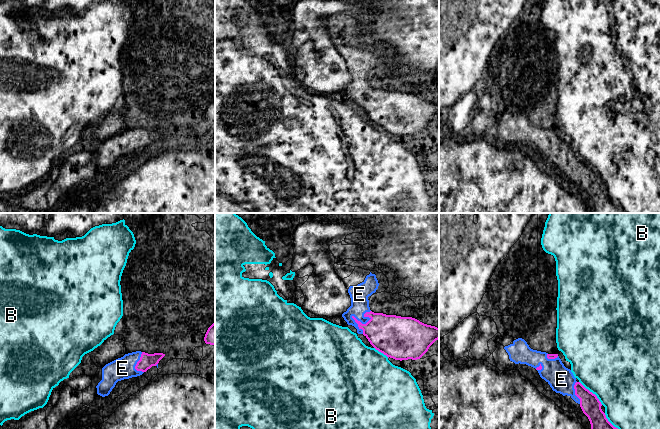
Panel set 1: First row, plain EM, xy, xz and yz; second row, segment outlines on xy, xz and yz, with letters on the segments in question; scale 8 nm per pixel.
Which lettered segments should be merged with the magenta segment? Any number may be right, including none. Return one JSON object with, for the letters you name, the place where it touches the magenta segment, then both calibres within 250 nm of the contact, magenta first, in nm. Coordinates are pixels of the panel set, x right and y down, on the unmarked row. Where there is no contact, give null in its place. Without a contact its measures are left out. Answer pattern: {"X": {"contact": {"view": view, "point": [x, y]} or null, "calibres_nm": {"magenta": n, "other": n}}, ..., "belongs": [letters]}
{"E": {"contact": {"view": "xz", "point": [361, 99]}, "calibres_nm": {"magenta": 320, "other": 150}}, "belongs": ["E"]}

